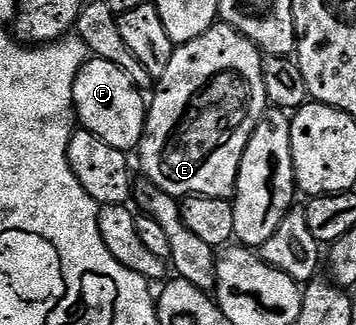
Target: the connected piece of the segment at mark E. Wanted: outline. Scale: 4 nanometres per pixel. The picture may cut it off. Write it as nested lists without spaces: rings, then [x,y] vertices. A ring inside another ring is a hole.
[[[221,21],[215,22],[200,37],[175,46],[168,69],[164,69],[153,88],[154,100],[149,100],[146,112],[146,134],[136,148],[138,159],[142,162],[141,174],[164,193],[175,197],[203,195],[233,200],[244,149],[260,117],[268,110],[263,58],[255,43]]]

